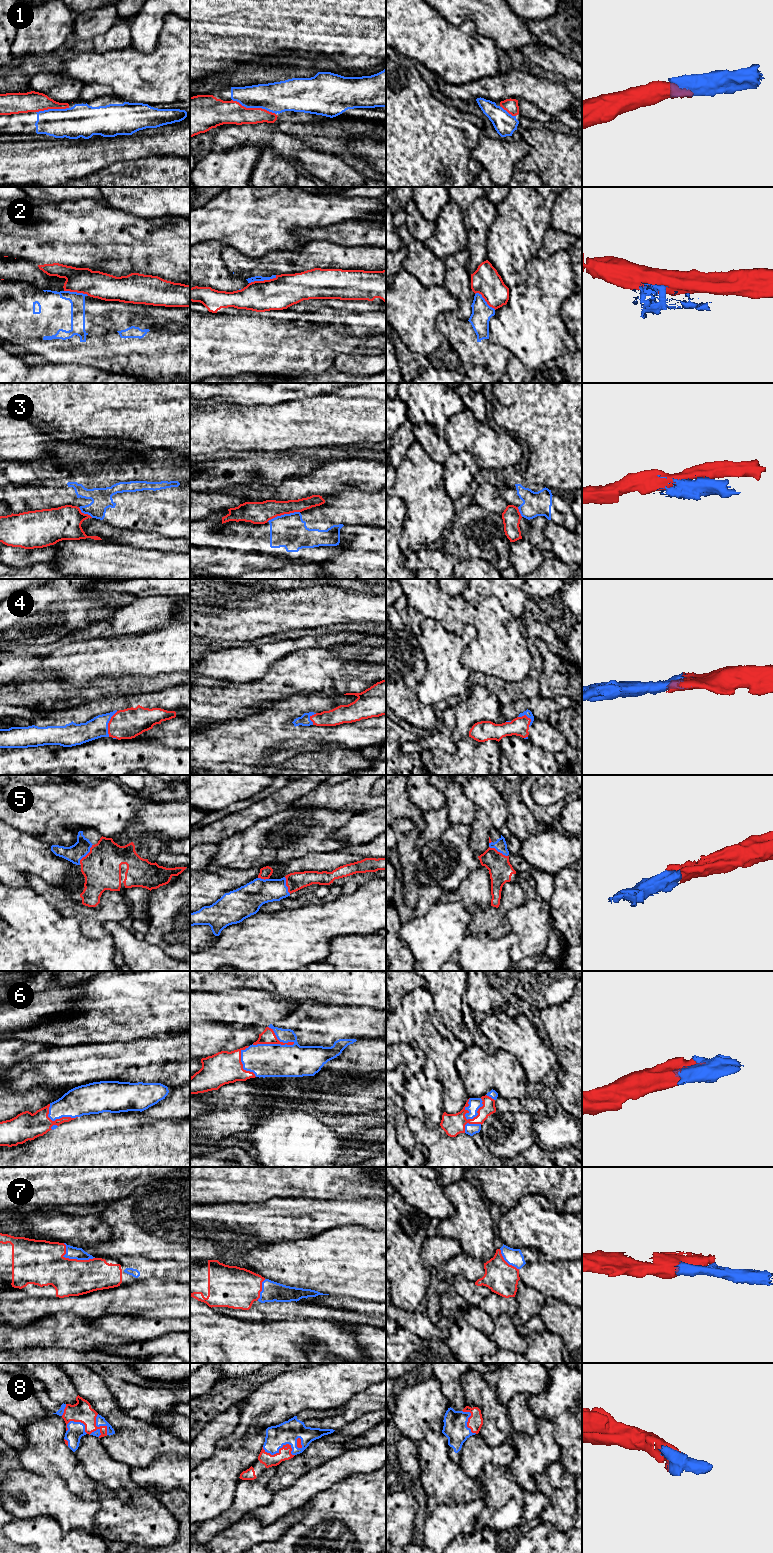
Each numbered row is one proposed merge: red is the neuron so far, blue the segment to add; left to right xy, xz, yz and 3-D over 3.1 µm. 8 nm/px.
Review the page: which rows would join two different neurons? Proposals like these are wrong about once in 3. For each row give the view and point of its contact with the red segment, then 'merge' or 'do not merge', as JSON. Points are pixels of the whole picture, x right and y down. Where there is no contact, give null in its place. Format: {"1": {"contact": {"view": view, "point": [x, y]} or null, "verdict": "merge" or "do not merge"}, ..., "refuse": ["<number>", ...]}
{"1": {"contact": {"view": "xz", "point": [254, 108]}, "verdict": "merge"}, "2": {"contact": {"view": "xz", "point": [262, 281]}, "verdict": "do not merge"}, "3": {"contact": {"view": "xz", "point": [283, 514]}, "verdict": "do not merge"}, "4": {"contact": {"view": "xy", "point": [108, 724]}, "verdict": "merge"}, "5": {"contact": {"view": "xy", "point": [87, 854]}, "verdict": "merge"}, "6": {"contact": {"view": "xz", "point": [273, 1043]}, "verdict": "merge"}, "7": {"contact": {"view": "xy", "point": [73, 1259]}, "verdict": "merge"}, "8": {"contact": {"view": "xz", "point": [281, 1448]}, "verdict": "merge"}, "refuse": ["2", "3"]}

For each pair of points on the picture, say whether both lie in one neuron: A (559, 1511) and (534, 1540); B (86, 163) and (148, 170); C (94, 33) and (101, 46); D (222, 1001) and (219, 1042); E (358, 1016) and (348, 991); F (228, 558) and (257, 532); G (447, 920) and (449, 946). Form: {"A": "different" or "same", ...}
{"A": "different", "B": "different", "C": "different", "D": "different", "E": "different", "F": "same", "G": "same"}

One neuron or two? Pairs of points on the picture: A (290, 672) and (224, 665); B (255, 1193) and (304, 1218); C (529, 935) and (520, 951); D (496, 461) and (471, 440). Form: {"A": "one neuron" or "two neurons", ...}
{"A": "two neurons", "B": "two neurons", "C": "one neuron", "D": "one neuron"}

